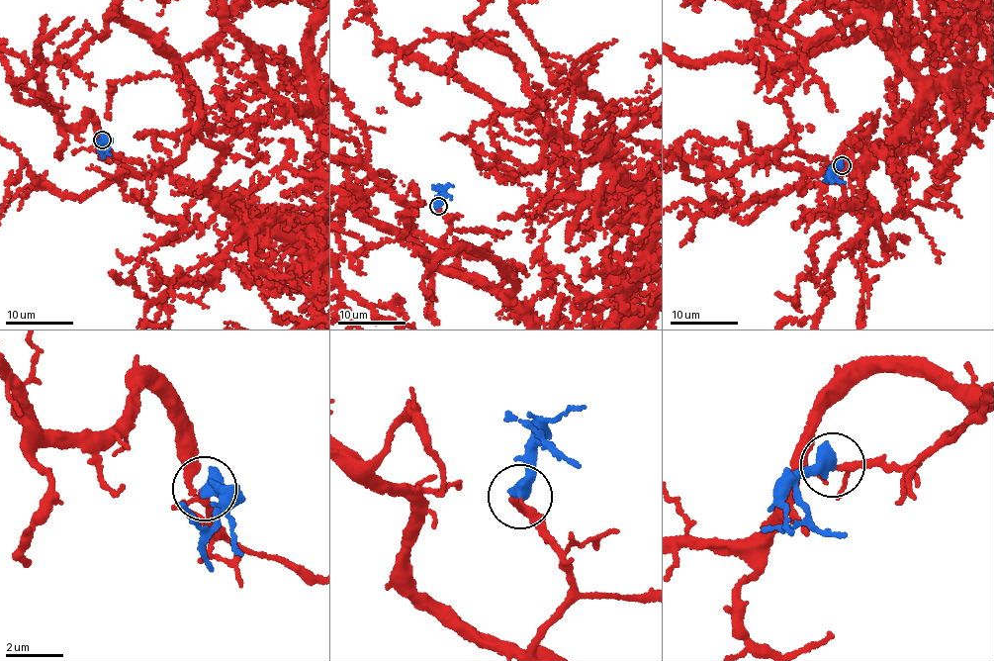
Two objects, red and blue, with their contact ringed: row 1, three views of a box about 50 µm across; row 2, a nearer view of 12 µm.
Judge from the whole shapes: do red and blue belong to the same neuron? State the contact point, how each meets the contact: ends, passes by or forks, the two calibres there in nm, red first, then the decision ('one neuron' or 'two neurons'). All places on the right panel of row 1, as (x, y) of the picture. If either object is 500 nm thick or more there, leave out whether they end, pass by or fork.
at (842, 165); 200 nm thick on the red side, 550 nm on the other; one neuron

